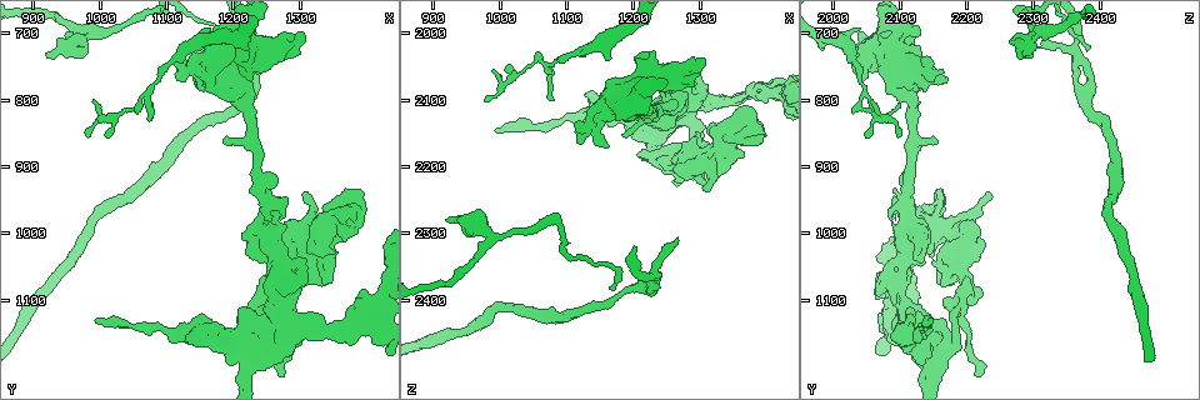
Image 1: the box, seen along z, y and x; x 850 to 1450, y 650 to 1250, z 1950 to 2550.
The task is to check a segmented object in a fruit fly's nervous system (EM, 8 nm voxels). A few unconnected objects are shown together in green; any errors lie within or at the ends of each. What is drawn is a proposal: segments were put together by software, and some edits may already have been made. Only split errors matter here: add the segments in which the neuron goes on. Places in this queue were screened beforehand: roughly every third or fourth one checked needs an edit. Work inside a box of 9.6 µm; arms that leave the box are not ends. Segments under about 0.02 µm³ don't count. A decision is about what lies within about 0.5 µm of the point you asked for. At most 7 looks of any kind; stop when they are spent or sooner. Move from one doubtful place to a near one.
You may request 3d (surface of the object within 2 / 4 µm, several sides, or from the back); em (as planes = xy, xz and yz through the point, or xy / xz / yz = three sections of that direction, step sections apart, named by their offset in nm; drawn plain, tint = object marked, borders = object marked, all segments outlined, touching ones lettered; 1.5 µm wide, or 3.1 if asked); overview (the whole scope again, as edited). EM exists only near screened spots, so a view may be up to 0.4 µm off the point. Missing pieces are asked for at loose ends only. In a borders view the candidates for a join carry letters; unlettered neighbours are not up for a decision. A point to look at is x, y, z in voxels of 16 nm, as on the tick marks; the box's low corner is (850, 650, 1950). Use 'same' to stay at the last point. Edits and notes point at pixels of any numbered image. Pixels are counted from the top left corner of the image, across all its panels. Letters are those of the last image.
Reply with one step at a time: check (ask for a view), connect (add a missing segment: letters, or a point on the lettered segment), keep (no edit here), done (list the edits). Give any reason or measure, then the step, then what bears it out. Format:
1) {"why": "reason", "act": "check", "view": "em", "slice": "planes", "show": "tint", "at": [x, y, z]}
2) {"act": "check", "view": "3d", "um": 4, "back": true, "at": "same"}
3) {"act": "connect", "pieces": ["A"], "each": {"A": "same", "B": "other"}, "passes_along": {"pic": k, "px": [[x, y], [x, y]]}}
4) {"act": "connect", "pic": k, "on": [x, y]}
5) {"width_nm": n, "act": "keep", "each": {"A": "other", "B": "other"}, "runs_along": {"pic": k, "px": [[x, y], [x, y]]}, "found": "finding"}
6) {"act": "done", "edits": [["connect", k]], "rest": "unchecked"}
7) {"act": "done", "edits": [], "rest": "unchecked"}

{"why": "an open end", "act": "check", "view": "em", "slice": "planes", "show": "borders", "at": [1265, 720, 2305]}

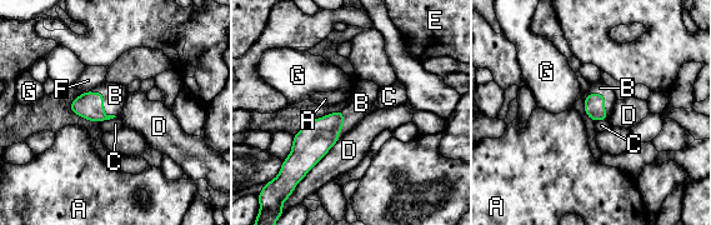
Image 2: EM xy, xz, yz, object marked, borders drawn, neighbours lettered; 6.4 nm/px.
{"act": "connect", "pic": 2, "on": [600, 88], "each": {"A": "other", "B": "same", "C": "other", "D": "other", "E": "other", "F": "other", "G": "other"}, "found": "the neuron continues"}

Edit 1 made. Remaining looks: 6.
{"act": "check", "view": "overview"}

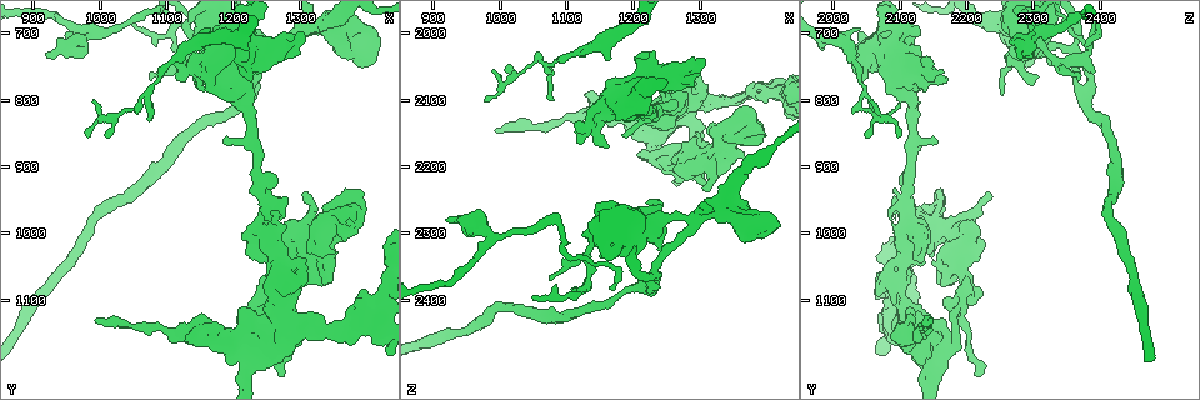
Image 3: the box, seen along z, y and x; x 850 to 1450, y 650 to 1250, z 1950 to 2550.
{"why": "free end", "act": "check", "view": "em", "slice": "xy", "step": 4, "show": "borders", "at": [920, 730, 2280]}

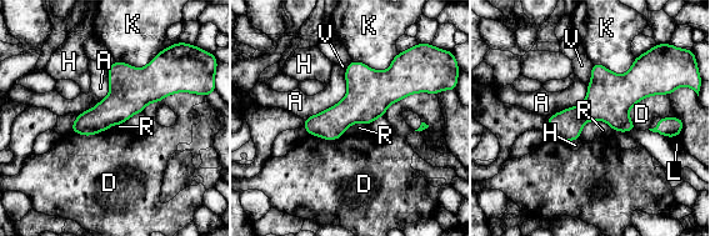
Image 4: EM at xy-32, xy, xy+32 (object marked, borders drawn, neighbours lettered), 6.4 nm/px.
{"longest_contact_nm": ["A", 420], "act": "keep", "each": {"A": "other", "D": "other", "H": "other", "K": "other", "L": "other", "R": "other", "V": "other"}, "border": {"pic": 4, "px": [[345, 71], [346, 94], [304, 119]]}, "found": "none of them fits"}

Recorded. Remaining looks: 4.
{"act": "done", "edits": [["connect", 2]], "rest": "unchecked"}

